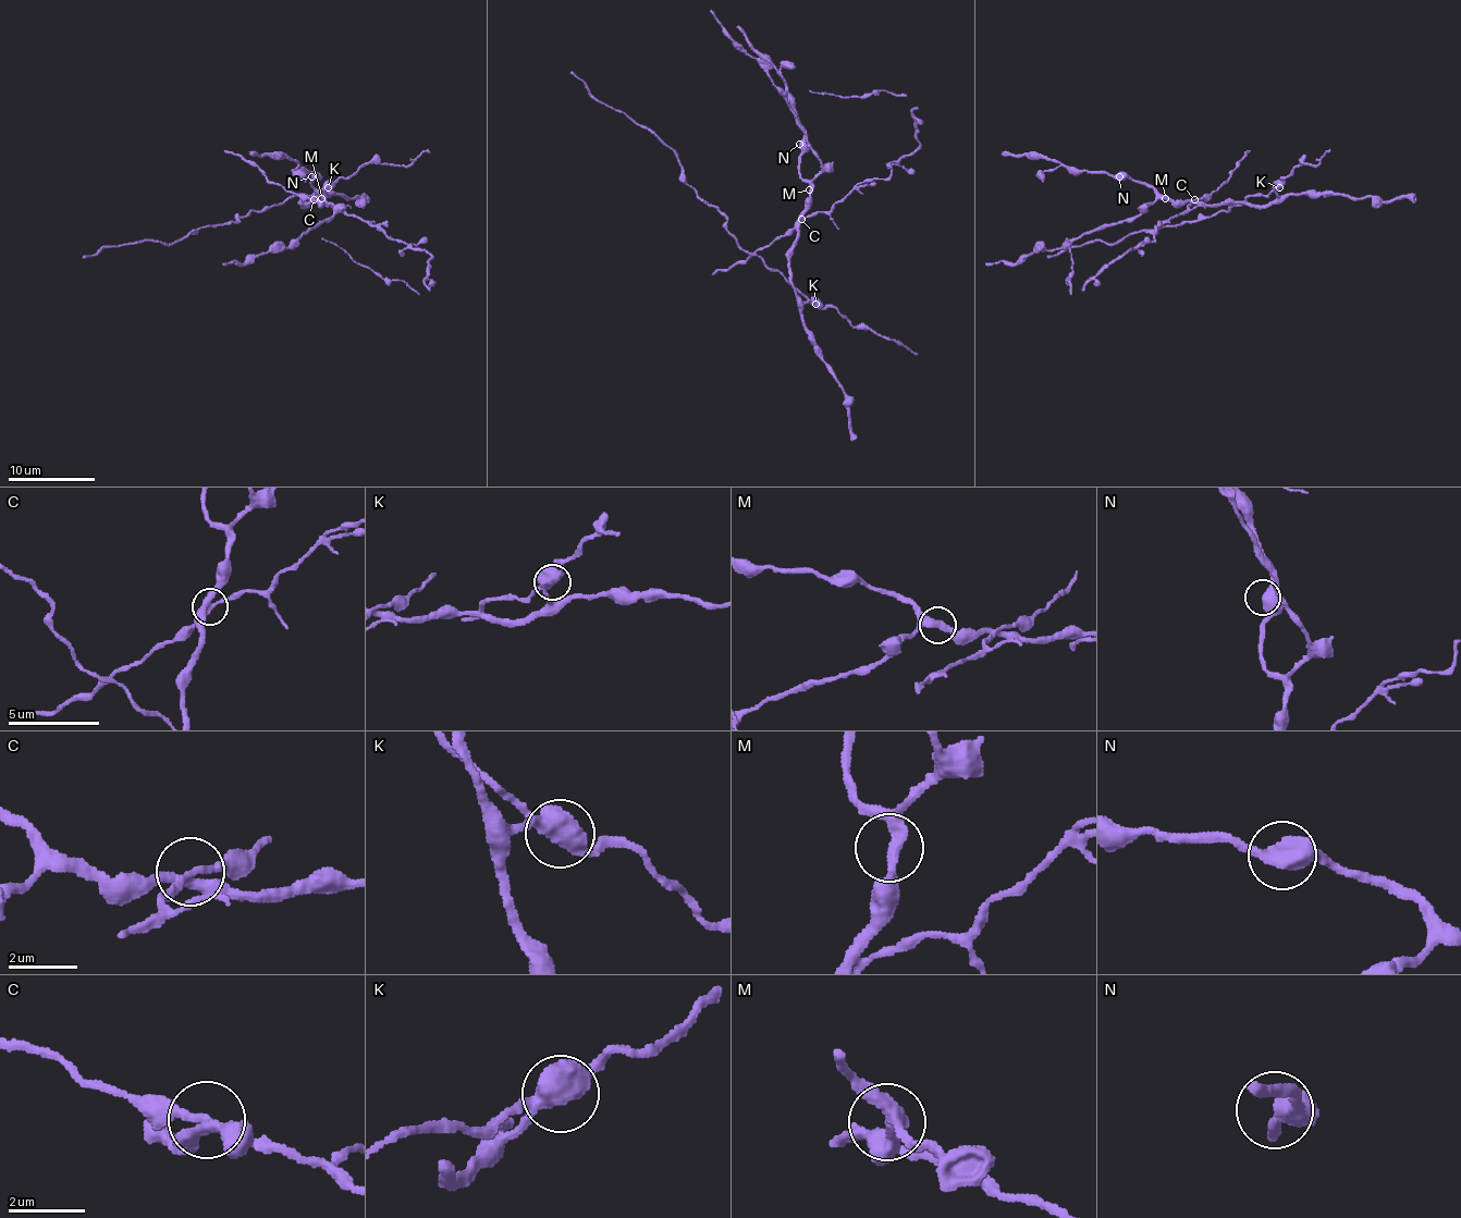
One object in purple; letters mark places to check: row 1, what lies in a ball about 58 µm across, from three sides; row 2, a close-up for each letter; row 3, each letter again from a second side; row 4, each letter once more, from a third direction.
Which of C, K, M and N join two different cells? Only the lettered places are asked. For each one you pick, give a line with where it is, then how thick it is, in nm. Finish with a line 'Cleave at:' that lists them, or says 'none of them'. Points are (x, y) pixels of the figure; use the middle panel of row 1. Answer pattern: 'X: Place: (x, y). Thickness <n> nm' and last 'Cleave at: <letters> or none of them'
C: Place: (801, 219). Thickness 280 nm
K: Place: (815, 304). Thickness 550 nm
Cleave at: C, K

